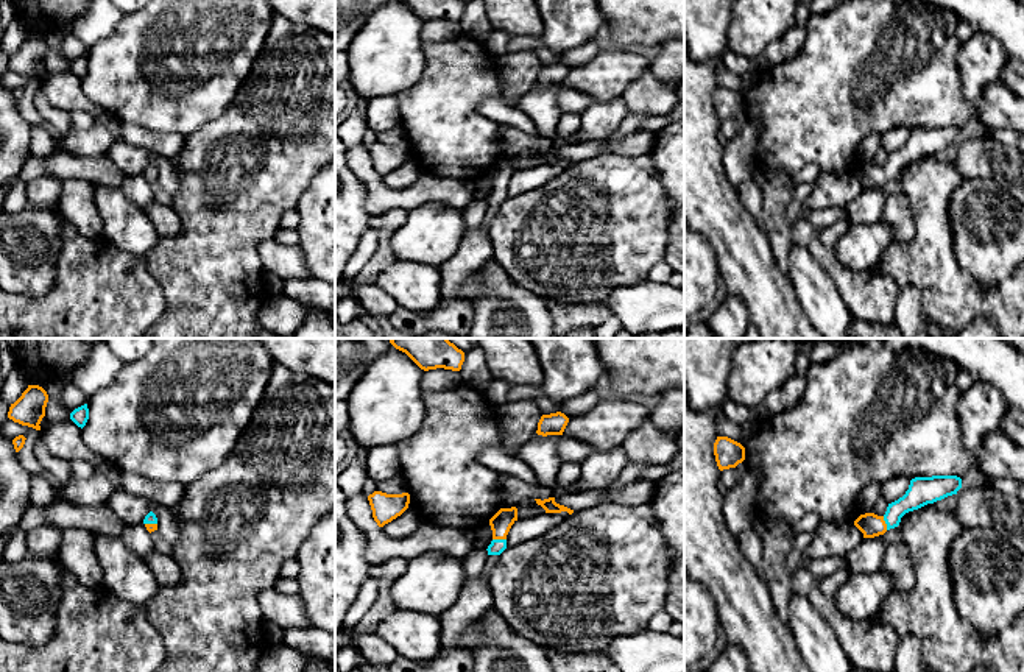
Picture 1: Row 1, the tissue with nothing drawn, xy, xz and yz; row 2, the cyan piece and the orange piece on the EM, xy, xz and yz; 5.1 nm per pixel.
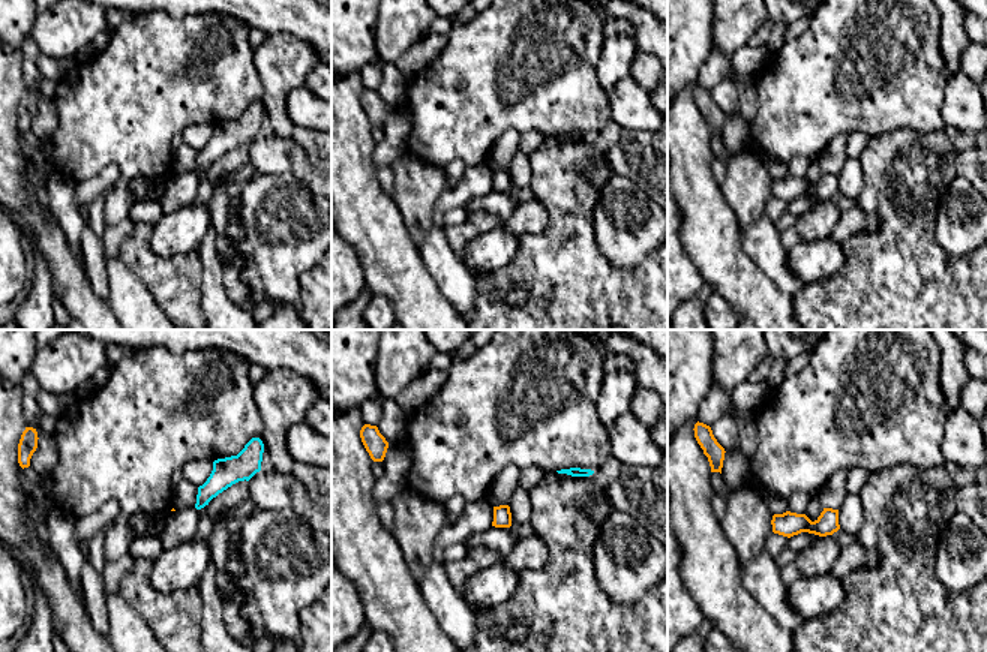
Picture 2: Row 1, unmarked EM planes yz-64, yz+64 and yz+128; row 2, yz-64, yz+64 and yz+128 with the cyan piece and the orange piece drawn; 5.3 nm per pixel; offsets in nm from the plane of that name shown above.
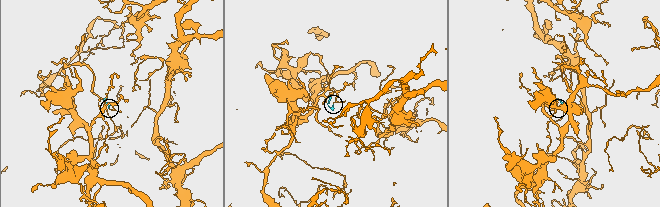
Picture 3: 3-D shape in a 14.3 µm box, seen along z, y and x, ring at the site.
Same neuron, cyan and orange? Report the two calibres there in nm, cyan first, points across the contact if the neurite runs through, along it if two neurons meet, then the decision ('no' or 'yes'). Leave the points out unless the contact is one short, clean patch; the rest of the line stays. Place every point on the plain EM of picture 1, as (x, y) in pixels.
80/110 nm | across xz (497, 197), (499, 190), (501, 173) | yes

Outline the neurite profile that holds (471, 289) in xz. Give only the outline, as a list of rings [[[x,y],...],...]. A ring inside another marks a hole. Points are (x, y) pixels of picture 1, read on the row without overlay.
[[[480,268],[469,273],[468,279],[458,290],[458,296],[474,302],[480,295],[483,295],[483,285],[480,282]]]

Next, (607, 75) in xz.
[[[627,48],[599,51],[591,61],[569,69],[563,86],[597,101],[611,101],[648,69],[650,61]]]

